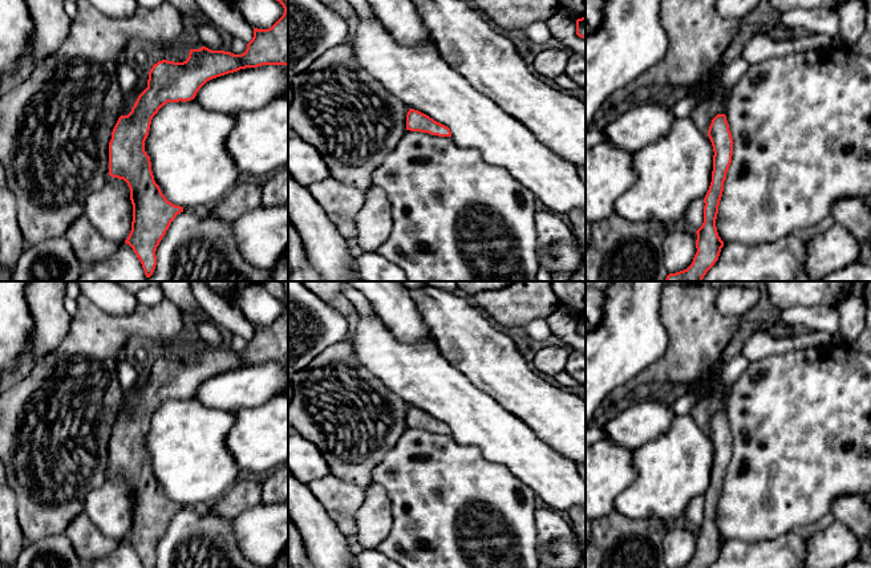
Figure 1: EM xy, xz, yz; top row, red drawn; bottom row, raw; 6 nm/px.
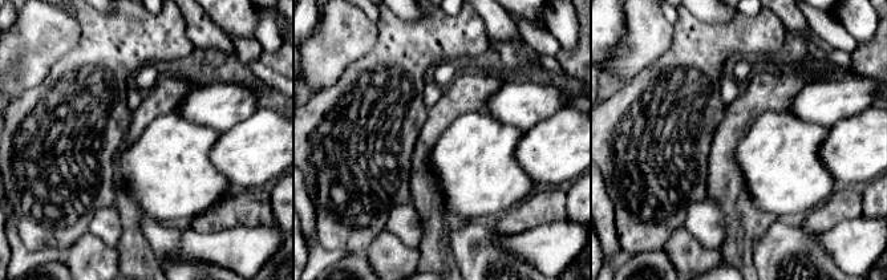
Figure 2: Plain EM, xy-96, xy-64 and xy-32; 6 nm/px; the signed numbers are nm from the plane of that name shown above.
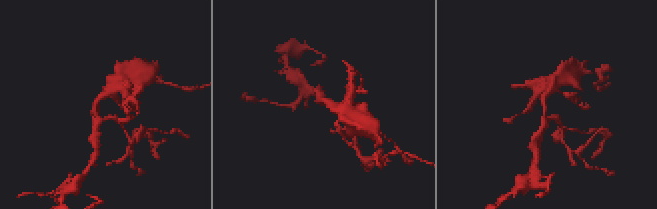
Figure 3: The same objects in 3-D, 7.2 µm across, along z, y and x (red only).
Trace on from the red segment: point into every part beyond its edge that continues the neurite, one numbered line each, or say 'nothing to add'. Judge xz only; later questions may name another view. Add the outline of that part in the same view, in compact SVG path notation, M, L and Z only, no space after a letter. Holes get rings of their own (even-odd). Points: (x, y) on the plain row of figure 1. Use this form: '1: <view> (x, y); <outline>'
1: xz (337, 404); M345 340L317 356L292 376L293 395L288 403L288 425L321 451L329 472L362 488L372 483L372 471L382 462L406 430L409 405L392 393L356 357L353 344Z

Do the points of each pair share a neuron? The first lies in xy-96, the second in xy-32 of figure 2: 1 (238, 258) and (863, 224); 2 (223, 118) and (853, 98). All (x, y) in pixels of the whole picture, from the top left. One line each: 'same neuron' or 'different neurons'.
1: same neuron
2: same neuron

